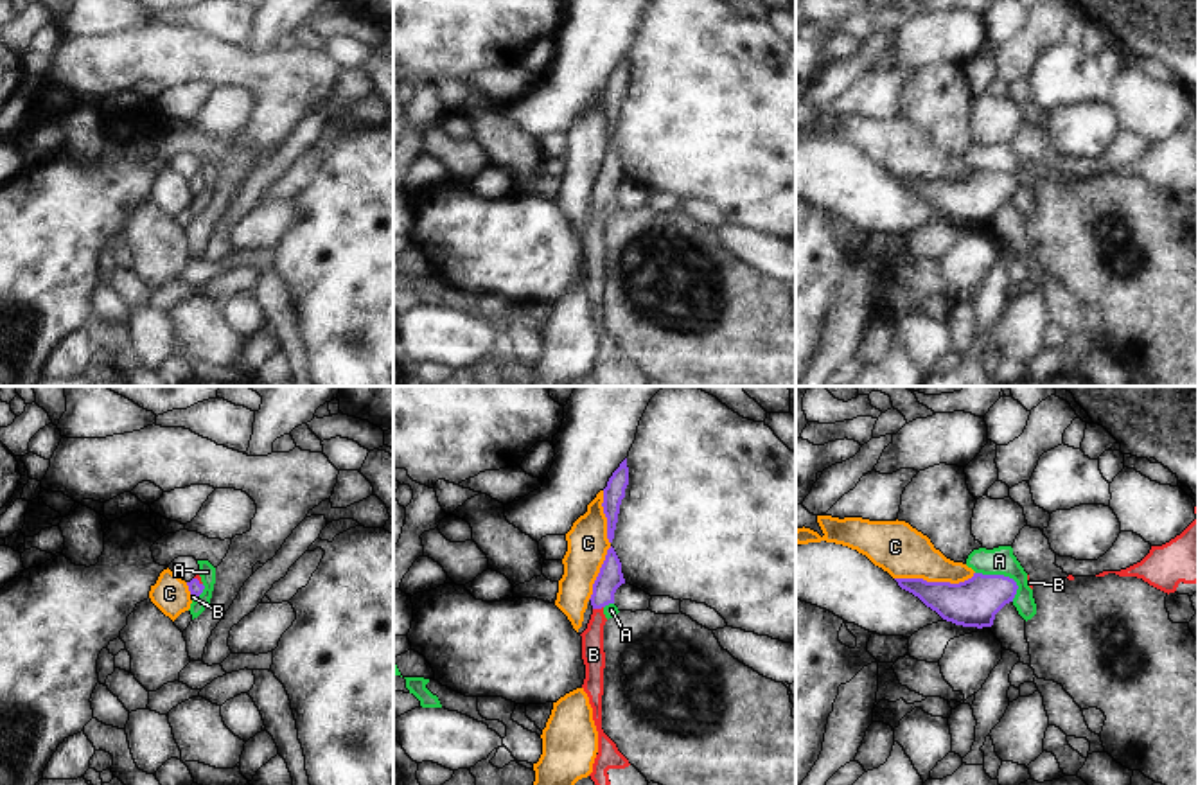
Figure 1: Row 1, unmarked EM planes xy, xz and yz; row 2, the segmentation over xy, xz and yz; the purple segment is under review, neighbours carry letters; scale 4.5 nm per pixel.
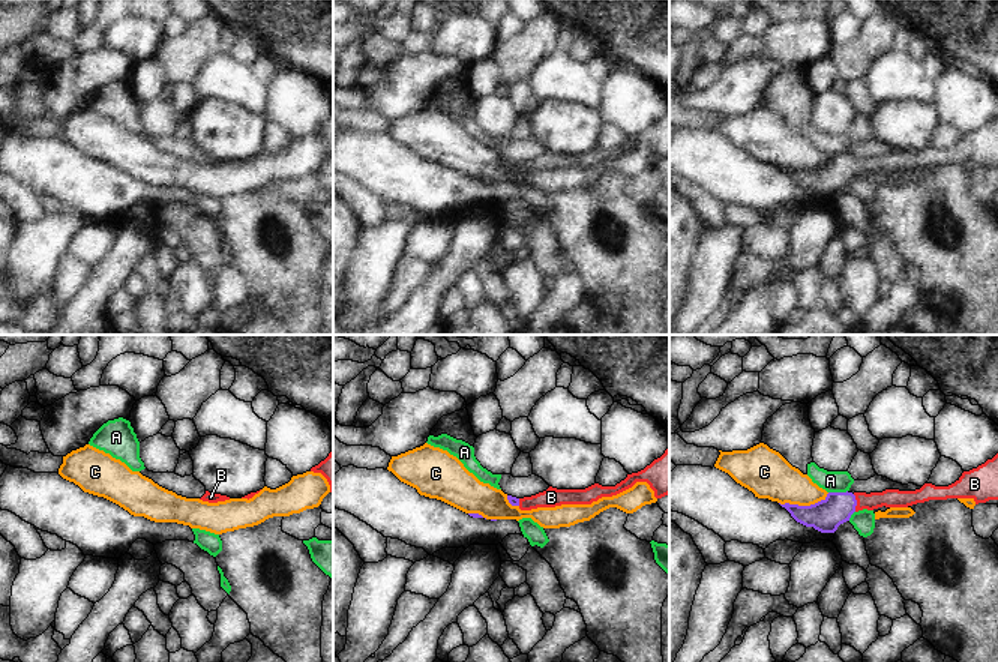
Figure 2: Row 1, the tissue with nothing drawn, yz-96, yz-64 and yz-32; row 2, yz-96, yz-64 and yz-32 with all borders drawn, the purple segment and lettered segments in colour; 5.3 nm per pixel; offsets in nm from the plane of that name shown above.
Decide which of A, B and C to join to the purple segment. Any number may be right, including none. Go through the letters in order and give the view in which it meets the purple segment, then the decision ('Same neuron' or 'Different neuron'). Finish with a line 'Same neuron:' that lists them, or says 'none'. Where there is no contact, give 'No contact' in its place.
A: Touches purple in yz. Different neuron
B: Touches purple in xz. Same neuron
C: Touches purple in yz. Different neuron
Same neuron: B

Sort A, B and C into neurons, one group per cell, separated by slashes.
A / B / C

